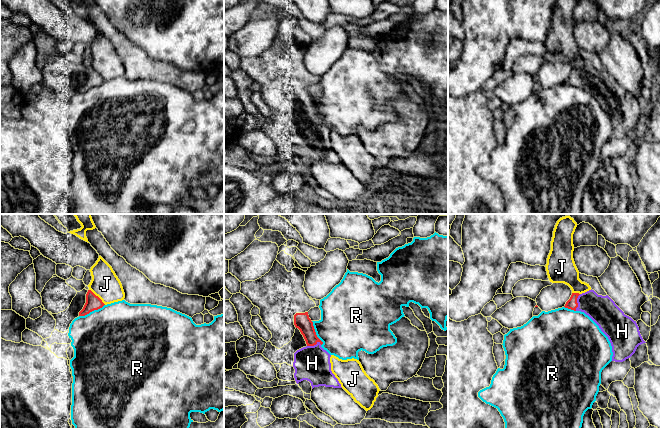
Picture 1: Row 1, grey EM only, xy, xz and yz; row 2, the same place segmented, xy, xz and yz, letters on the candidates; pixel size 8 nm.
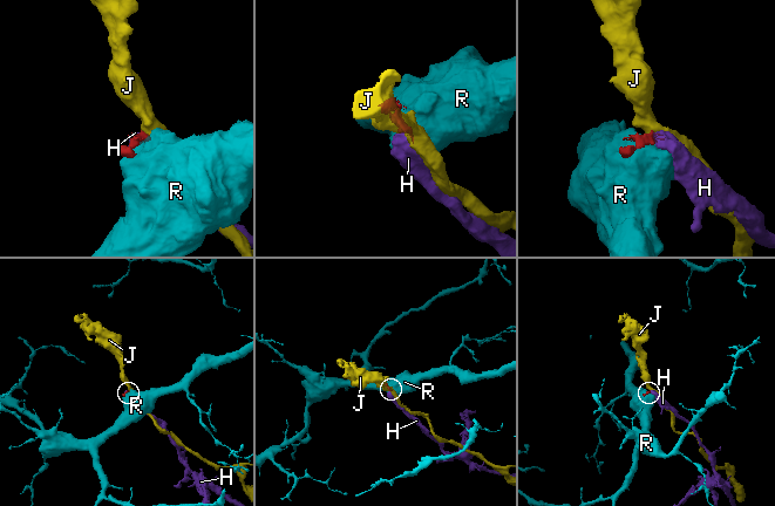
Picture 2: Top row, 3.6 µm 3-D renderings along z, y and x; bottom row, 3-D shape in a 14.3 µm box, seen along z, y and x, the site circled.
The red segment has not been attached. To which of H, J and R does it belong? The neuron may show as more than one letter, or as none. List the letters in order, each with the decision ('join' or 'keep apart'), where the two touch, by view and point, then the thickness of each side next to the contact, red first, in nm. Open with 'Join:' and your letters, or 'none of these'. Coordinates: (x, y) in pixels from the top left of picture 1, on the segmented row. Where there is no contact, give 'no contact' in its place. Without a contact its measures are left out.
Join: H
H: join; contact yz (576, 302); calibres 90 and 220 nm
J: keep apart; contact xy (97, 296); calibres 120 and 220 nm
R: keep apart; contact xy (91, 311); calibres 120 and 480 nm

